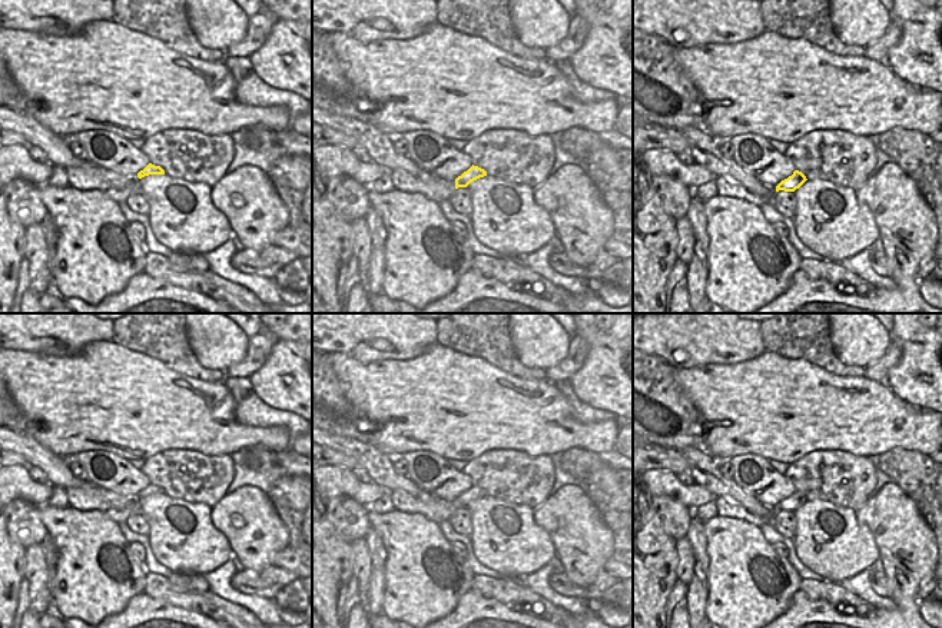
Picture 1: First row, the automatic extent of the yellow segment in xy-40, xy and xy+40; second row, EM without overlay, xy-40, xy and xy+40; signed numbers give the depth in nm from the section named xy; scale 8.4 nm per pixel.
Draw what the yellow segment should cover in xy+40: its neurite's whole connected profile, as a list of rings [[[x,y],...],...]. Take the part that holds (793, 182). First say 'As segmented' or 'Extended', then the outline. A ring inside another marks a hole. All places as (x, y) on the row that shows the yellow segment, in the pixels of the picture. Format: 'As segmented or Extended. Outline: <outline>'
Extended. Outline: [[[815,130],[787,146],[785,154],[795,172],[776,186],[776,192],[795,192],[806,180],[825,180],[836,186],[860,189],[878,162],[868,136],[845,130]]]

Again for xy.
Extended. Outline: [[[487,130],[467,142],[462,152],[472,159],[472,166],[455,179],[455,189],[484,176],[535,189],[554,165],[551,136],[530,136],[521,130]]]

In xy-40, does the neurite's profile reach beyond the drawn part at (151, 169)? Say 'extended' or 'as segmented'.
extended

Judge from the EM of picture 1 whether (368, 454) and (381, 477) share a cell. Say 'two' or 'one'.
one

